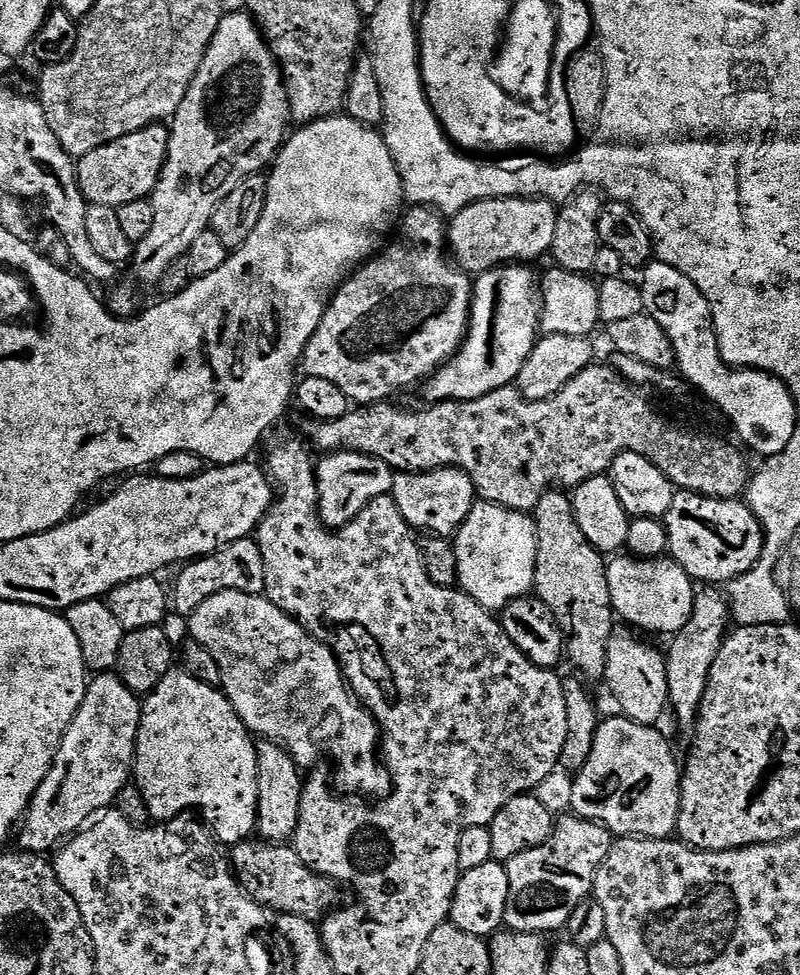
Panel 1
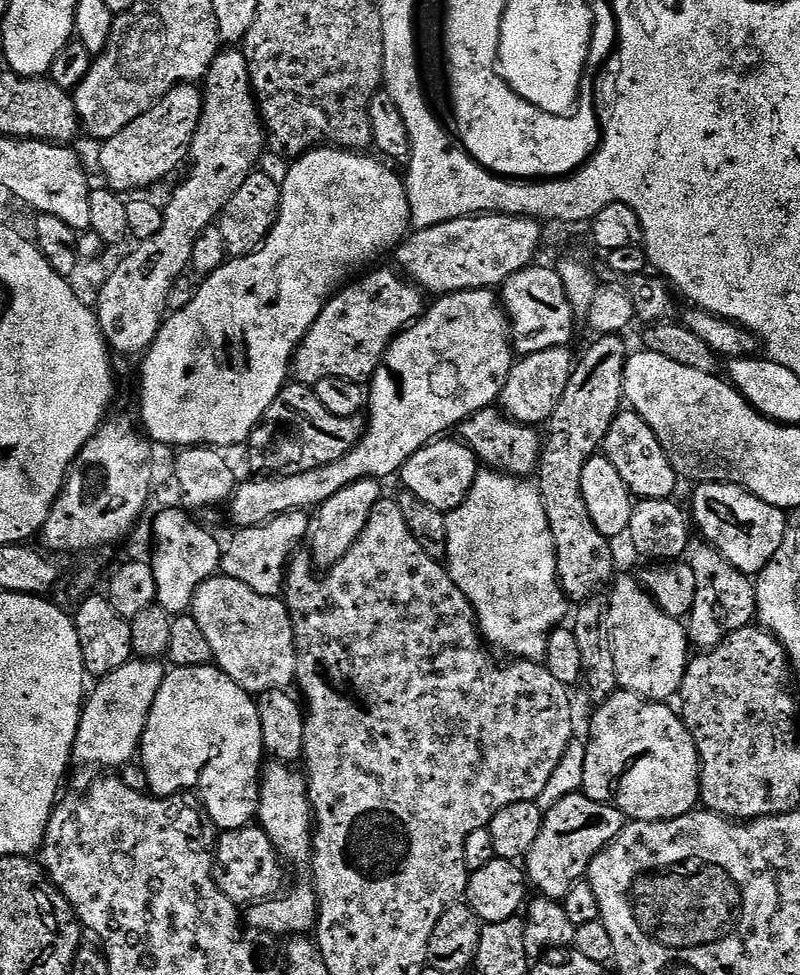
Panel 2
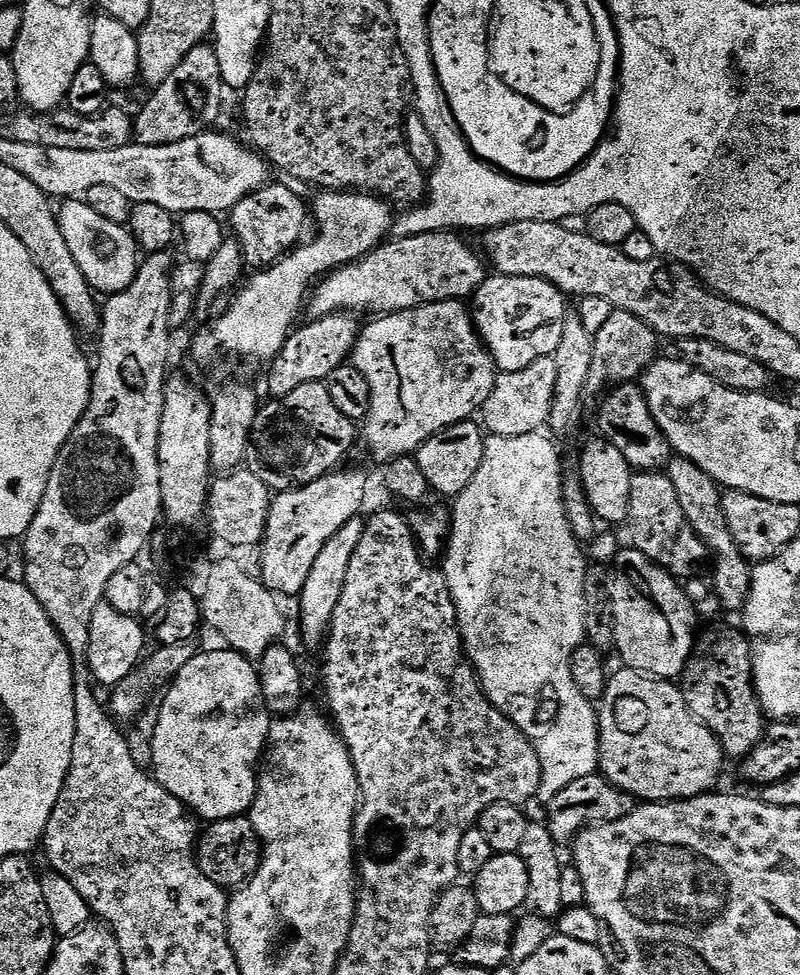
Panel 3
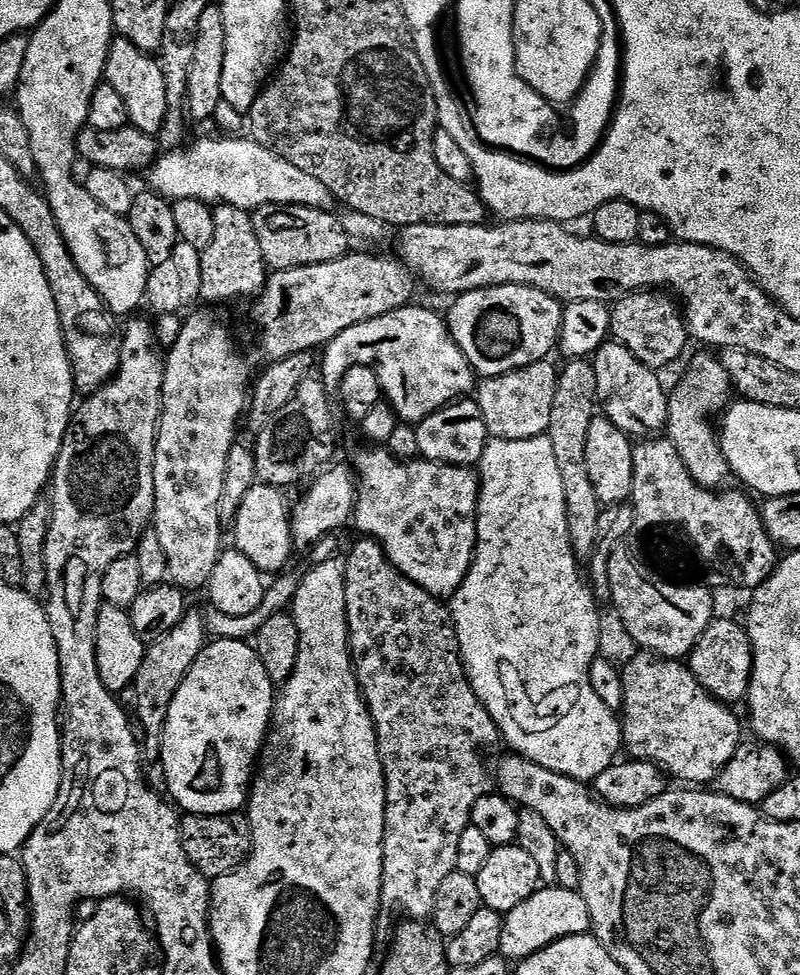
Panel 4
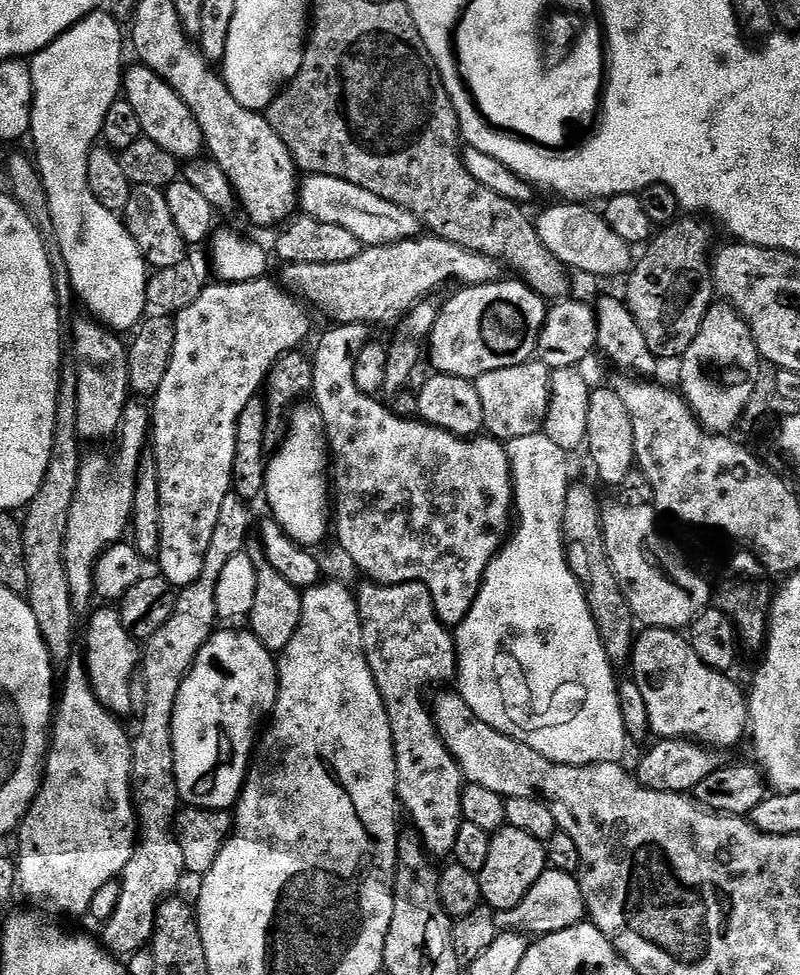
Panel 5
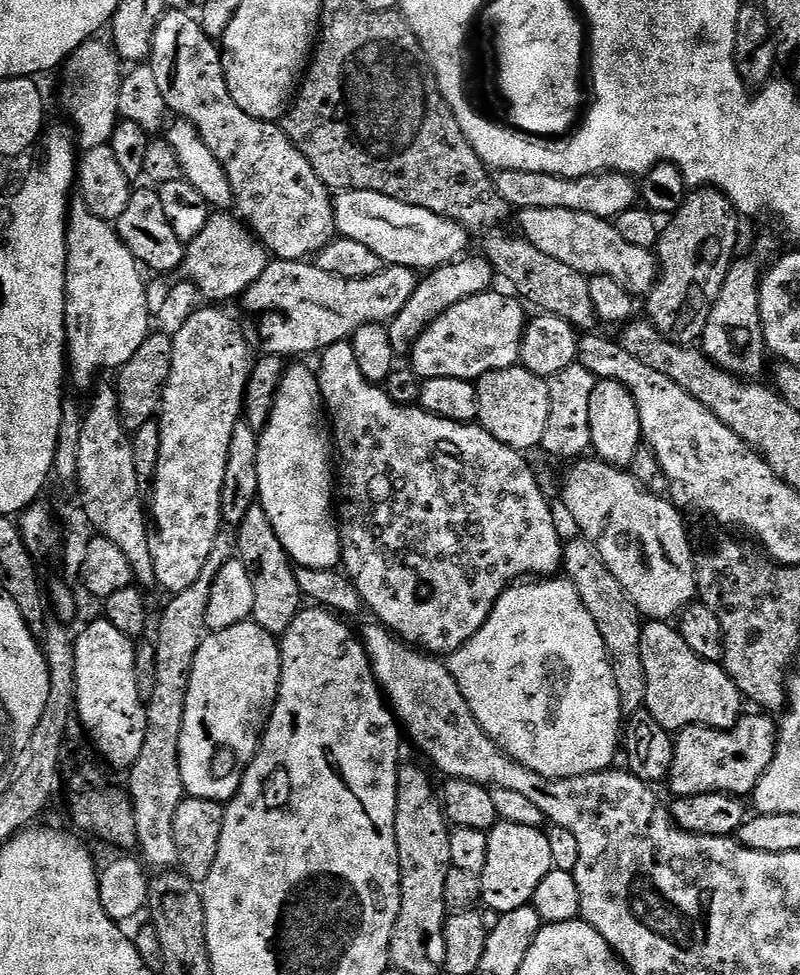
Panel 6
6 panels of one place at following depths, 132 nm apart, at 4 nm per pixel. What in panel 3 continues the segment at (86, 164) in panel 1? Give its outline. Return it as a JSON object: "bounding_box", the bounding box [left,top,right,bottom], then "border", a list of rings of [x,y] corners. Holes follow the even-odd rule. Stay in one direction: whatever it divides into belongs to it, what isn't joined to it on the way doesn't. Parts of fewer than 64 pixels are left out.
{"bounding_box":[135,42,230,144],"border":[[[205,42],[197,46],[186,56],[179,66],[164,79],[155,89],[156,92],[144,104],[140,116],[135,117],[136,136],[142,144],[173,144],[182,142],[186,138],[194,138],[198,134],[215,129],[224,112],[224,99],[230,95],[228,84],[224,81],[220,58],[215,47]]]}

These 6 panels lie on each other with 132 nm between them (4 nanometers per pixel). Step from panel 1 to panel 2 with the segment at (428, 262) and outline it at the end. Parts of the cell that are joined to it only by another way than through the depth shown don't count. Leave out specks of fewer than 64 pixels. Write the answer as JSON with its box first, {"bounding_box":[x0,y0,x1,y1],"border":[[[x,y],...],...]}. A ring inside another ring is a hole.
{"bounding_box":[290,268,426,386],"border":[[[384,268],[354,280],[329,299],[303,340],[296,345],[290,372],[299,383],[315,386],[327,376],[371,381],[392,339],[426,311],[425,293],[399,271]]]}

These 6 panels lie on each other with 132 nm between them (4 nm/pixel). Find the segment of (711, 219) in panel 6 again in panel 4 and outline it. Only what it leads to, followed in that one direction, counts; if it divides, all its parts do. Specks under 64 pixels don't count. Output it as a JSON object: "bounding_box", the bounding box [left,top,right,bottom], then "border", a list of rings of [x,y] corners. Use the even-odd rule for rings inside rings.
{"bounding_box":[611,291,690,369],"border":[[[663,291],[632,292],[615,301],[611,309],[615,343],[626,345],[650,369],[670,367],[683,354],[684,347],[690,344],[690,333],[681,305]]]}

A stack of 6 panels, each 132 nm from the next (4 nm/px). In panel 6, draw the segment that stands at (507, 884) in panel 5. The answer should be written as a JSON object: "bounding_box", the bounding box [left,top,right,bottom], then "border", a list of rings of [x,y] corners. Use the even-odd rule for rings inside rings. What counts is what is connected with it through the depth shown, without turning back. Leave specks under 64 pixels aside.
{"bounding_box":[479,820,553,913],"border":[[[509,820],[497,822],[488,833],[490,851],[486,854],[486,866],[479,873],[483,907],[489,912],[505,913],[531,905],[532,896],[538,890],[538,882],[553,871],[552,844],[547,831],[515,824]]]}

